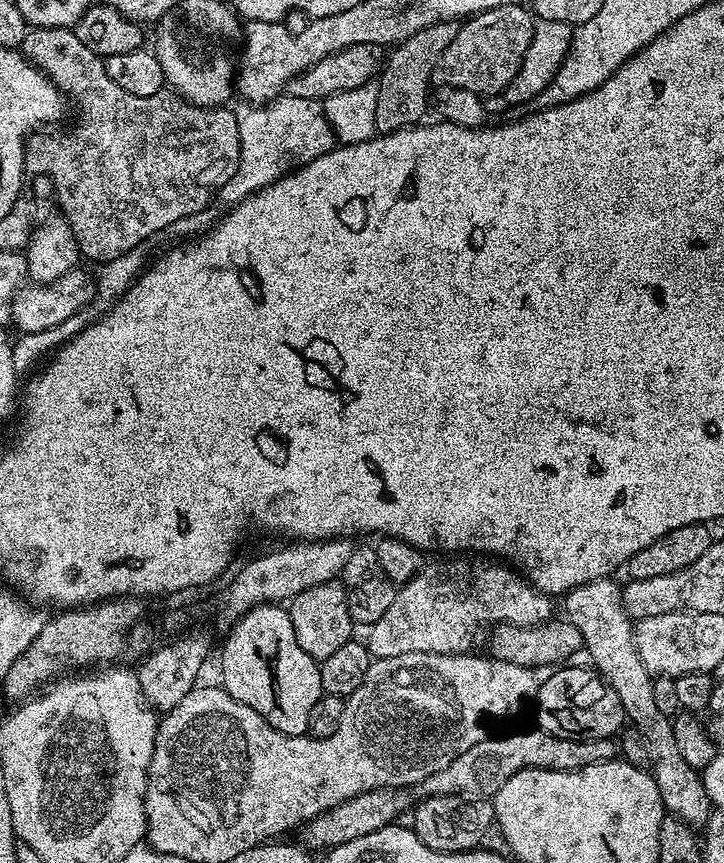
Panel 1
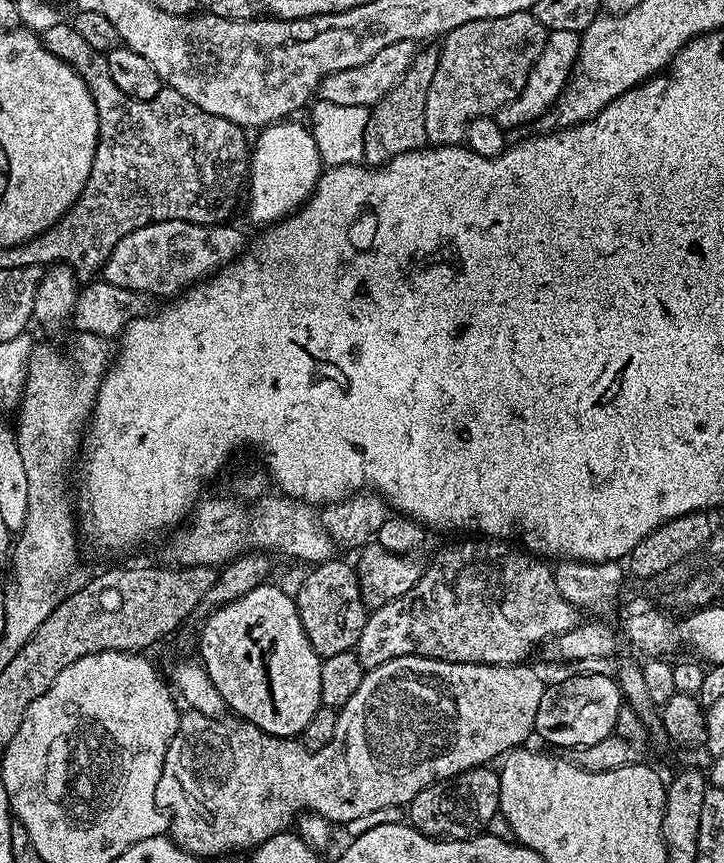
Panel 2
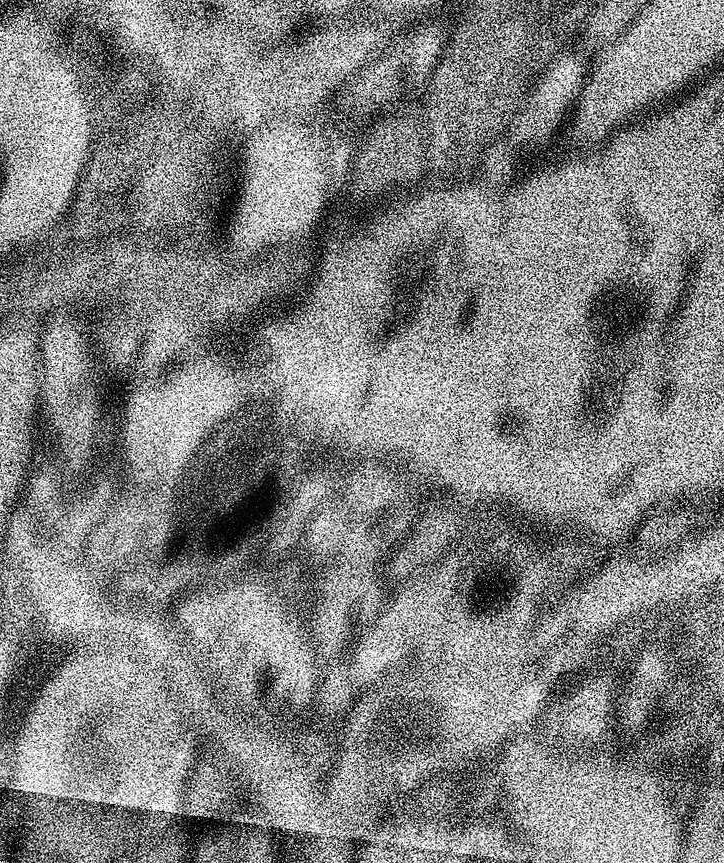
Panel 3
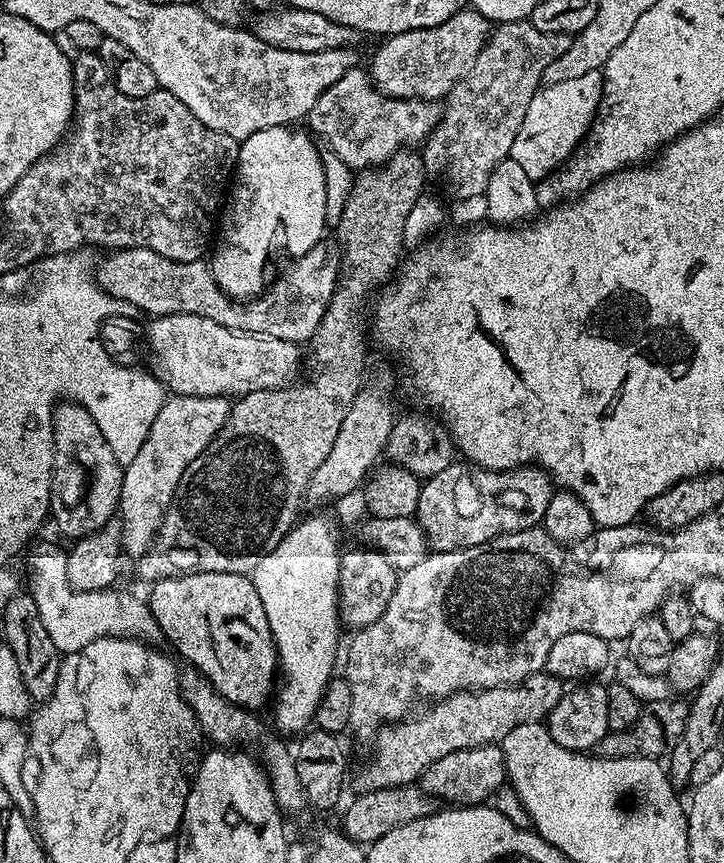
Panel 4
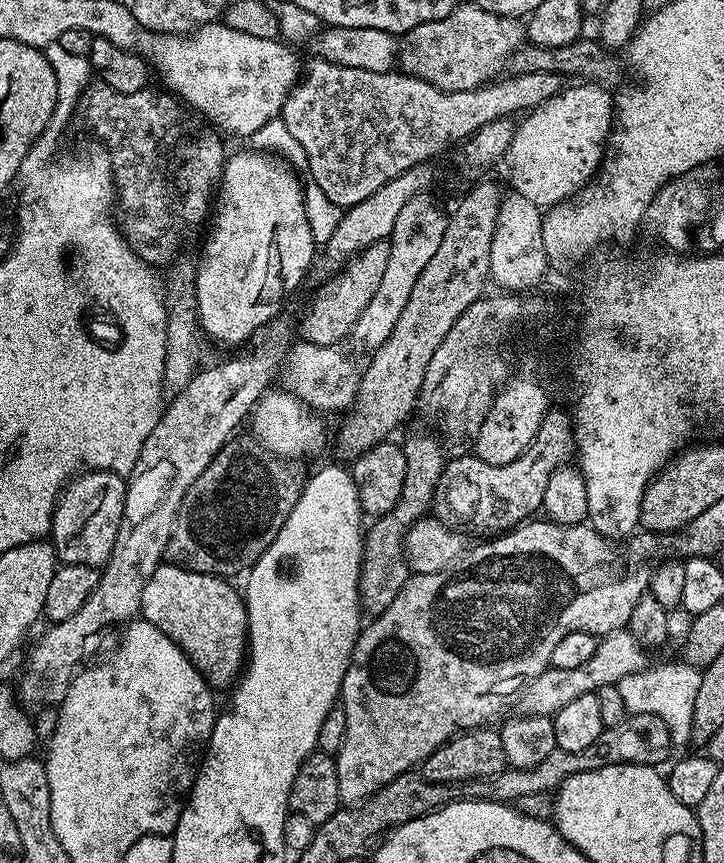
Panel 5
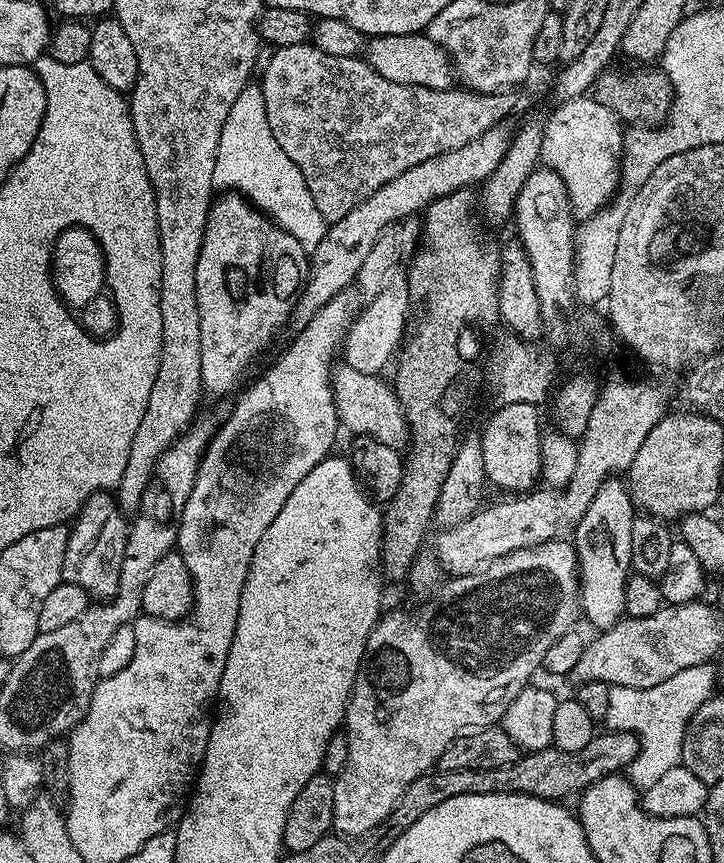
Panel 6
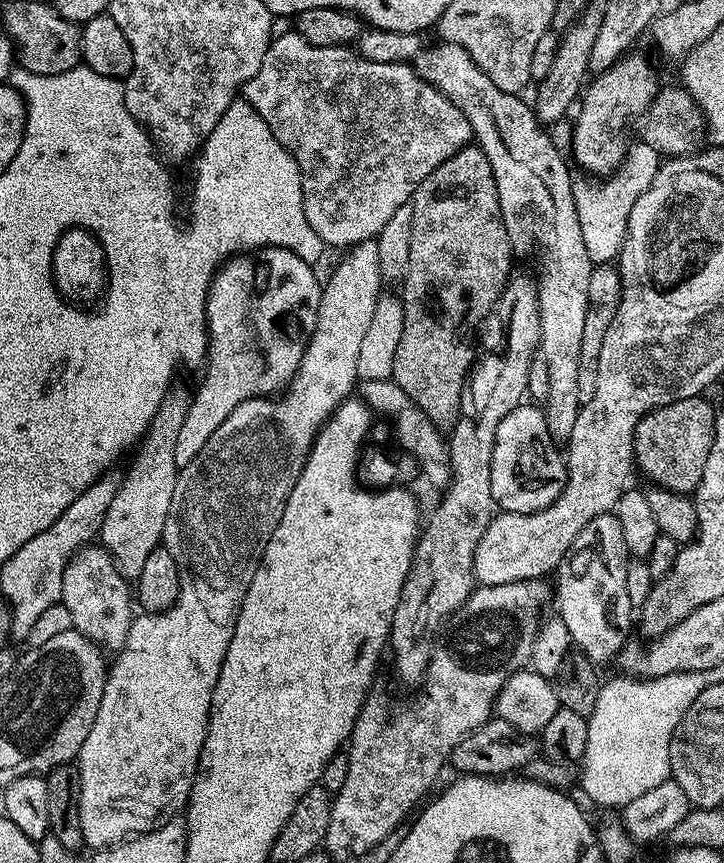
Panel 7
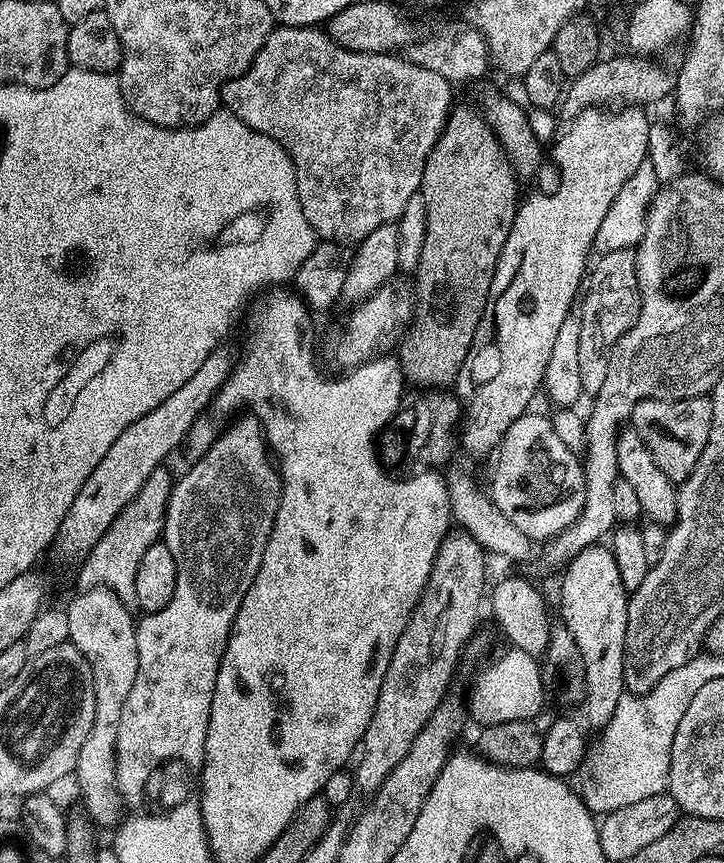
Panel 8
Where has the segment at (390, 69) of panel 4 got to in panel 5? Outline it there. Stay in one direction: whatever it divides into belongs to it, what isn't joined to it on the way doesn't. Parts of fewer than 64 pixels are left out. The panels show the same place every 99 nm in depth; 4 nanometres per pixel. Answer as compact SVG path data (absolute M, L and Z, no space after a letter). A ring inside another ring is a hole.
M474 2L461 3L446 18L438 18L434 22L422 22L422 26L414 26L402 40L398 53L398 64L407 75L417 76L419 80L430 82L447 92L465 92L475 88L483 88L501 75L500 72L508 64L508 59L515 57L526 44L526 28L515 16L499 16L490 10L482 10Z

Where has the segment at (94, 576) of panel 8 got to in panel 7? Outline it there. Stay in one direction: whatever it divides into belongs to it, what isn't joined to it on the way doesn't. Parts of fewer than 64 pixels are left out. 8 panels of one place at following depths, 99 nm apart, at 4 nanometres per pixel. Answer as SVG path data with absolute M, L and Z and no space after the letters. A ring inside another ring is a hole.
M179 386L169 388L164 395L147 432L135 449L136 457L133 458L128 473L123 473L118 494L114 494L110 507L106 509L106 518L102 518L99 543L112 556L116 569L129 582L135 582L139 578L142 574L142 562L146 562L153 550L162 544L178 475L176 447L180 444L180 431L188 420L188 396L190 400L190 392Z

